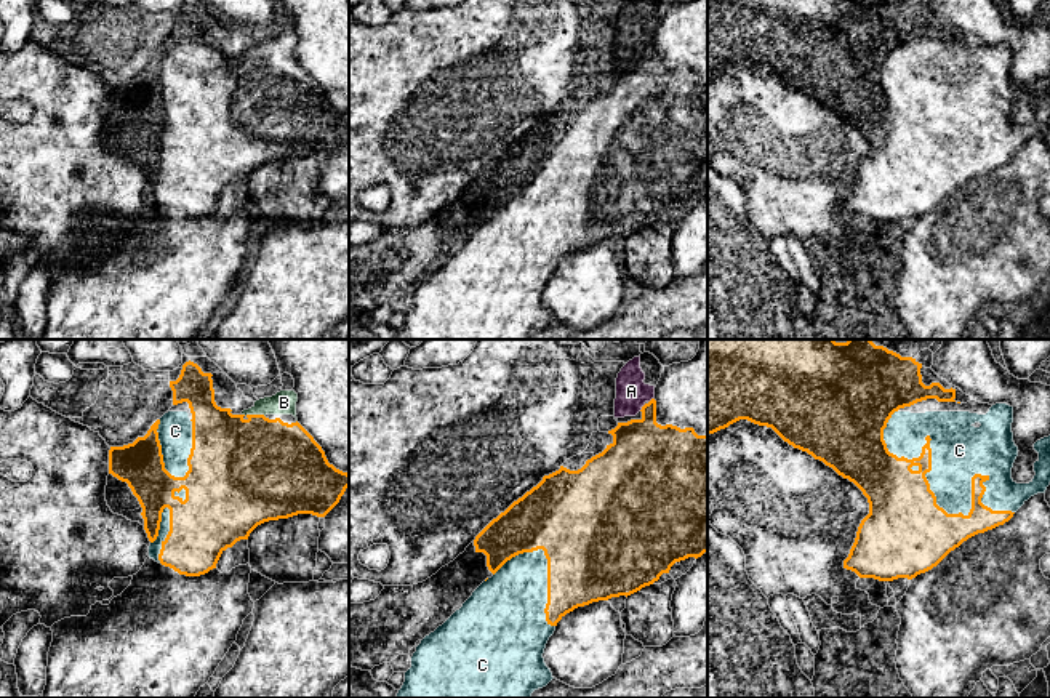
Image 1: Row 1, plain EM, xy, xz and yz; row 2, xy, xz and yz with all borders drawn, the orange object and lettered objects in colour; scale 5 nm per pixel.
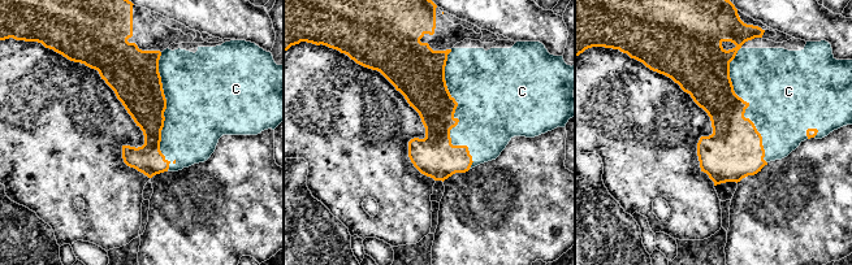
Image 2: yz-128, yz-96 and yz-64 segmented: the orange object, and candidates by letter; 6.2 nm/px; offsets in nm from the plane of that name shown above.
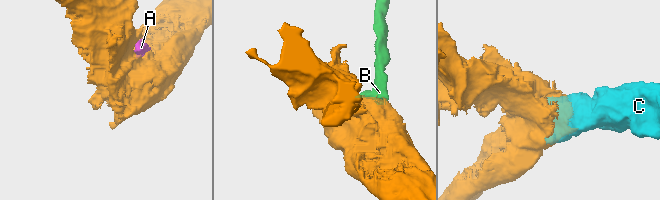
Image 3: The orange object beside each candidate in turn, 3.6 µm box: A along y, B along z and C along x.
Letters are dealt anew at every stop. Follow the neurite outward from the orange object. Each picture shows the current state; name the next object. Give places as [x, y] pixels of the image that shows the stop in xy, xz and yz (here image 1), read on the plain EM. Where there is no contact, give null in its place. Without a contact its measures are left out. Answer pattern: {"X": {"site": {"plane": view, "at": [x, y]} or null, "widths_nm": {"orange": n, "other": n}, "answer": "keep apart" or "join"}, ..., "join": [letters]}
{"A": {"site": {"plane": "xz", "at": [642, 48]}, "widths_nm": {"orange": 360, "other": 160}, "answer": "keep apart"}, "B": {"site": {"plane": "xy", "at": [253, 56]}, "widths_nm": {"orange": 480, "other": 120}, "answer": "join"}, "C": {"site": {"plane": "yz", "at": [935, 141]}, "widths_nm": {"orange": 420, "other": 260}, "answer": "join"}, "join": ["B", "C"]}

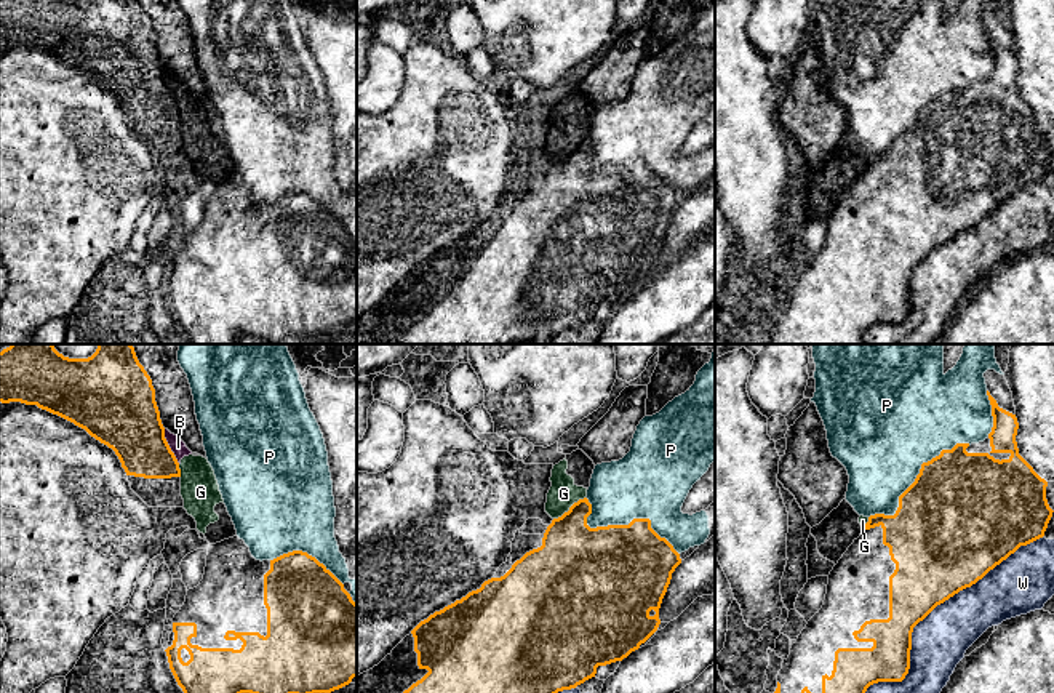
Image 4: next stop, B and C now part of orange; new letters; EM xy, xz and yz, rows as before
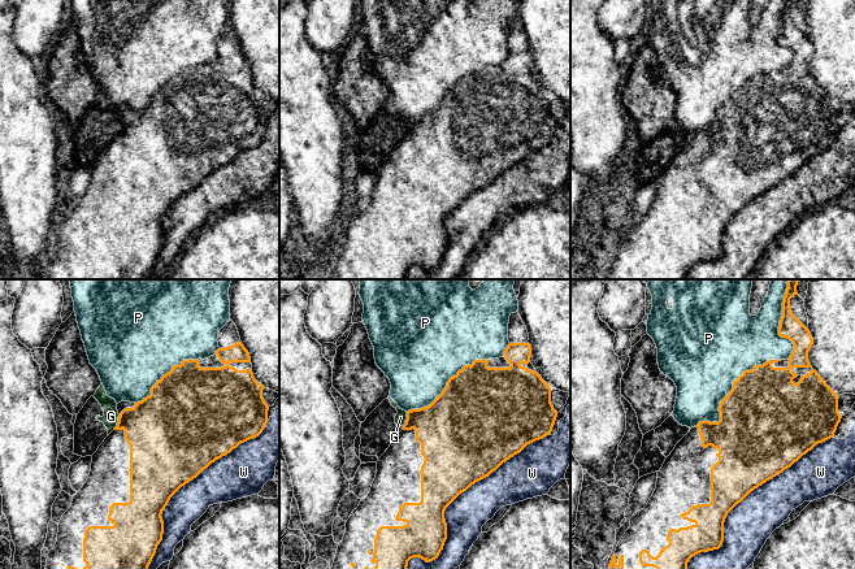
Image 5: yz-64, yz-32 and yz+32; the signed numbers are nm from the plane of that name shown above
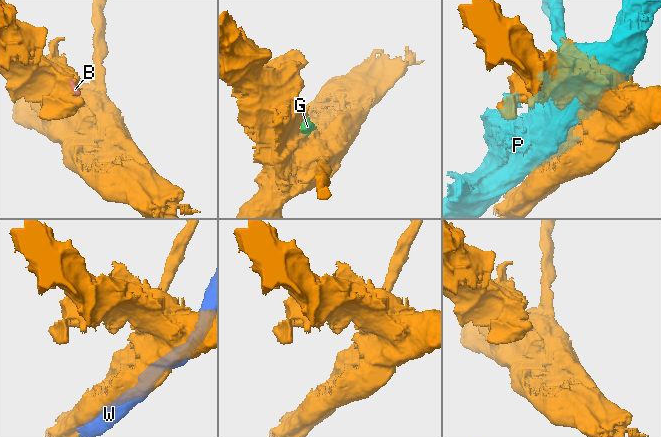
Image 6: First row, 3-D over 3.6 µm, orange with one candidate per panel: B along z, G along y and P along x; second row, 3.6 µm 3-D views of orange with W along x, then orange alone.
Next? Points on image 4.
{"B": {"site": {"plane": "xy", "at": [168, 88]}, "widths_nm": {"orange": 320, "other": 80}, "answer": "keep apart"}, "G": {"site": {"plane": "xz", "at": [570, 149]}, "widths_nm": {"orange": 340, "other": 150}, "answer": "keep apart"}, "P": {"site": {"plane": "xz", "at": [624, 167]}, "widths_nm": {"orange": 500, "other": 360}, "answer": "keep apart"}, "W": {"site": {"plane": "yz", "at": [928, 255]}, "widths_nm": {"orange": 380, "other": 280}, "answer": "keep apart"}, "join": []}

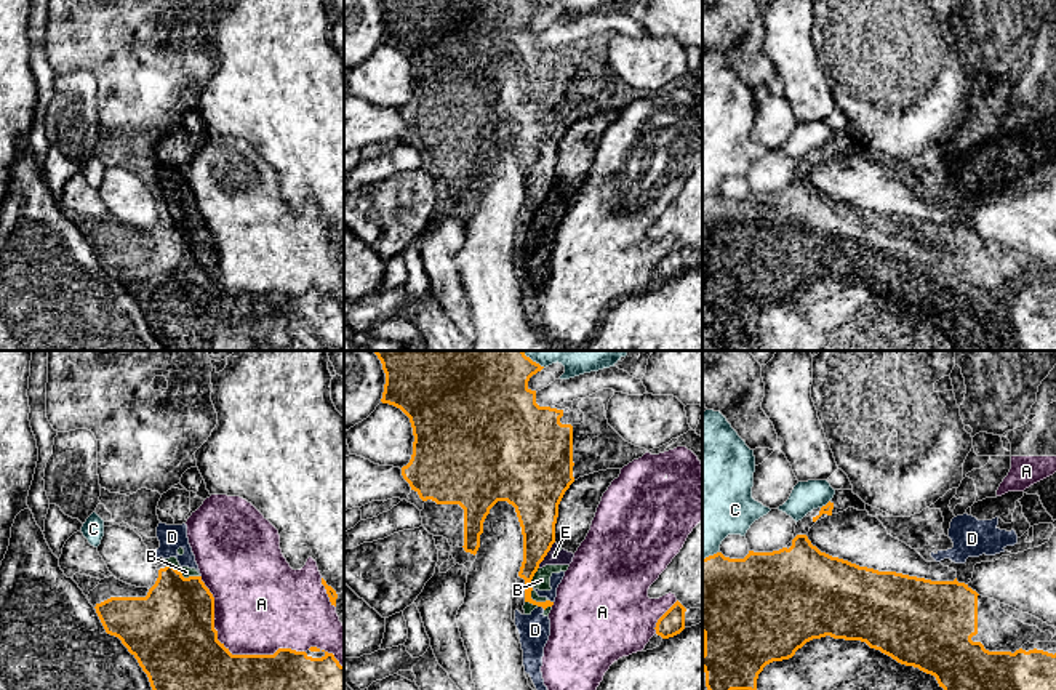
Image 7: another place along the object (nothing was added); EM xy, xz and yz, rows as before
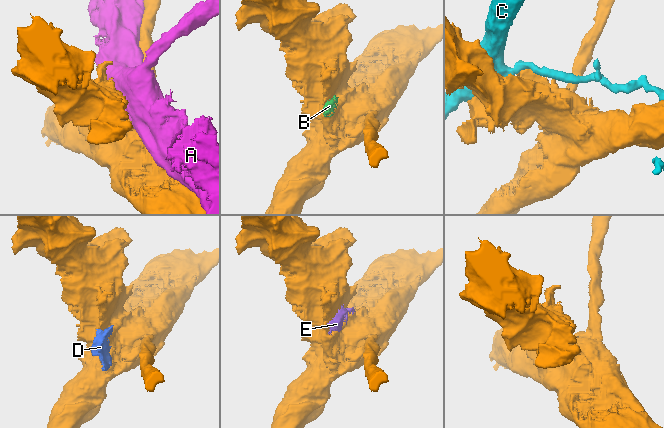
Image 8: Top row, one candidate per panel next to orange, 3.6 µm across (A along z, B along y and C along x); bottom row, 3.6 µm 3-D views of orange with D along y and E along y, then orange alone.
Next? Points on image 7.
{"A": {"site": {"plane": "xy", "at": [229, 293]}, "widths_nm": {"orange": 500, "other": 440}, "answer": "keep apart"}, "B": {"site": {"plane": "xz", "at": [535, 242]}, "widths_nm": {"orange": 120, "other": 90}, "answer": "keep apart"}, "C": {"site": {"plane": "yz", "at": [826, 146]}, "widths_nm": {"orange": 50, "other": 150}, "answer": "keep apart"}, "D": {"site": {"plane": "xz", "at": [541, 247]}, "widths_nm": {"orange": 100, "other": 160}, "answer": "keep apart"}, "E": {"site": {"plane": "xz", "at": [546, 196]}, "widths_nm": {"orange": 220, "other": 80}, "answer": "keep apart"}, "join": []}

